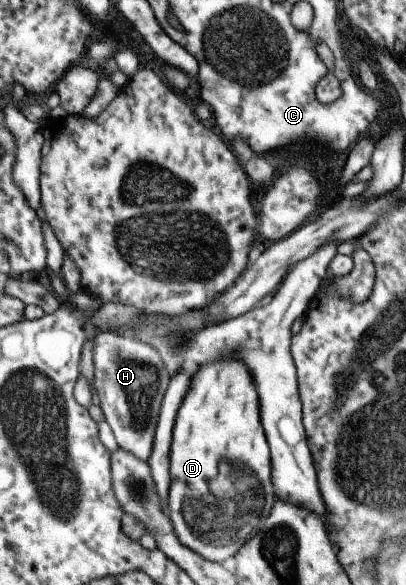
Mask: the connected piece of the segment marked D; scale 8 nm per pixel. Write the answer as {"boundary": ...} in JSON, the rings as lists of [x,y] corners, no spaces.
{"boundary":[[[241,361],[203,364],[178,413],[170,455],[170,492],[167,512],[181,543],[205,559],[222,564],[263,531],[277,501],[270,442],[262,422],[262,410],[255,380]]]}

